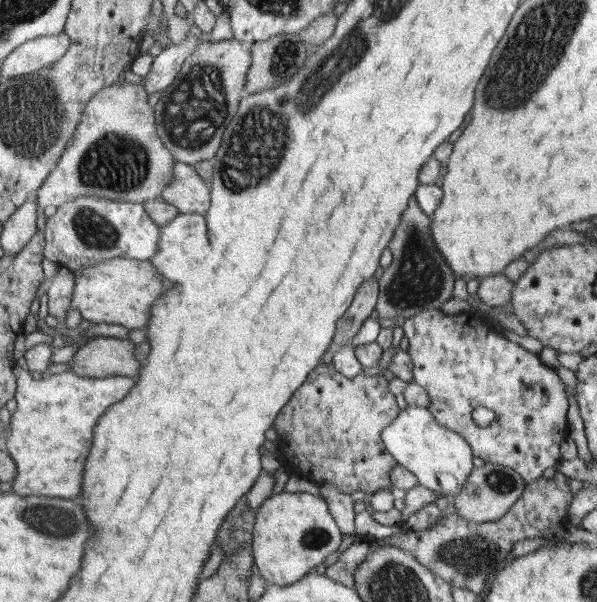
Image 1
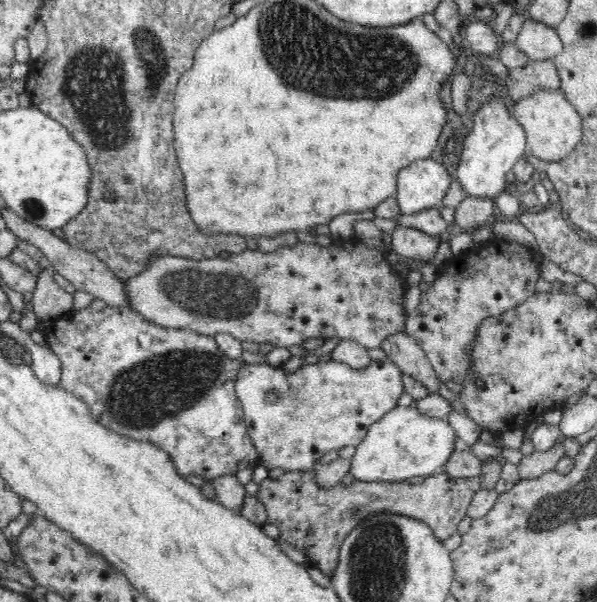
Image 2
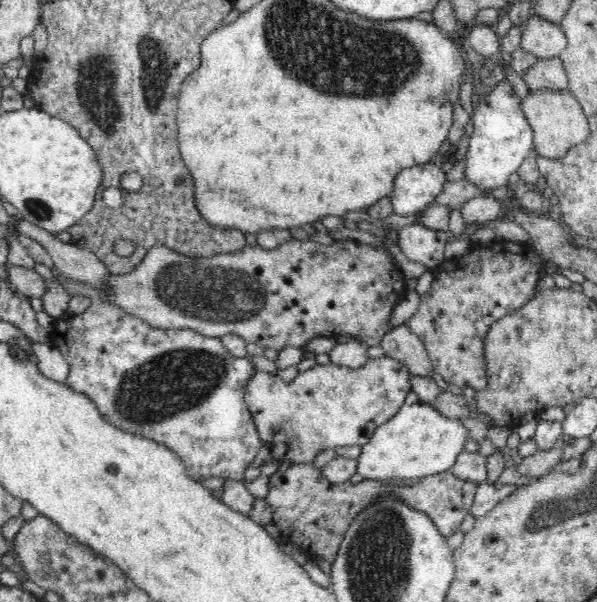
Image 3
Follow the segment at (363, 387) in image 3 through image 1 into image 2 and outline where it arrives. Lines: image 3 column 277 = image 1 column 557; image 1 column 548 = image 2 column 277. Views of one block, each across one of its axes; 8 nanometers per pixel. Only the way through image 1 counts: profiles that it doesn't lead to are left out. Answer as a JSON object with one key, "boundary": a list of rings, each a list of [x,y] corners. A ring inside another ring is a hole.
{"boundary":[[[371,360],[370,364],[364,369],[354,369],[345,363],[338,363],[336,361],[320,362],[310,364],[308,366],[301,366],[298,371],[294,373],[286,373],[284,368],[272,368],[272,366],[258,366],[258,364],[246,364],[244,368],[239,369],[238,377],[235,379],[235,393],[238,396],[240,407],[243,410],[243,420],[247,427],[250,442],[254,445],[254,450],[258,451],[259,464],[266,466],[268,470],[273,468],[282,468],[284,471],[307,471],[313,470],[318,464],[320,457],[326,454],[328,450],[340,450],[344,446],[358,446],[364,440],[367,434],[367,429],[370,428],[375,421],[381,420],[386,412],[397,408],[398,399],[405,392],[403,383],[401,382],[401,371],[396,364],[390,360],[376,361]]]}

